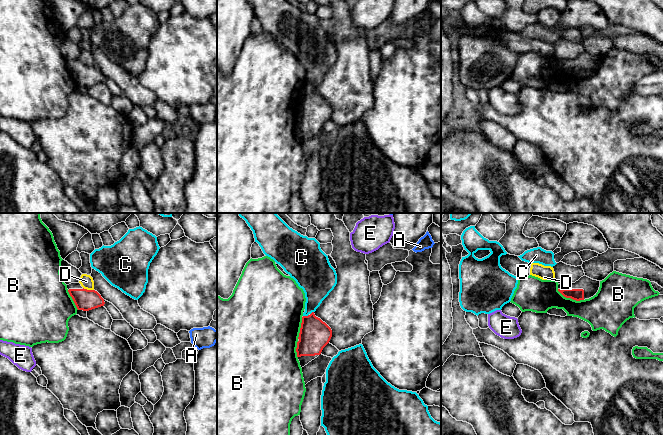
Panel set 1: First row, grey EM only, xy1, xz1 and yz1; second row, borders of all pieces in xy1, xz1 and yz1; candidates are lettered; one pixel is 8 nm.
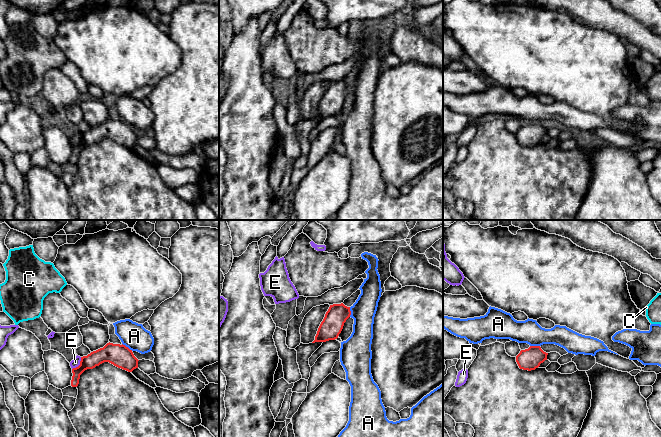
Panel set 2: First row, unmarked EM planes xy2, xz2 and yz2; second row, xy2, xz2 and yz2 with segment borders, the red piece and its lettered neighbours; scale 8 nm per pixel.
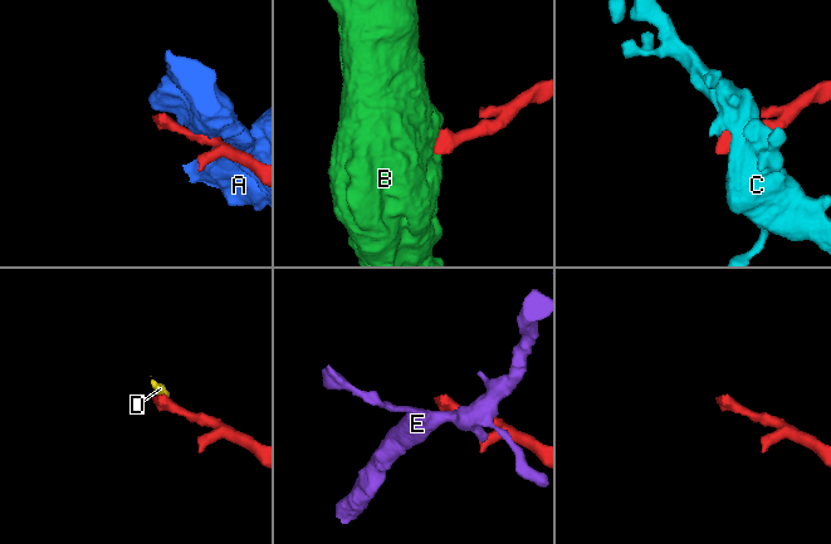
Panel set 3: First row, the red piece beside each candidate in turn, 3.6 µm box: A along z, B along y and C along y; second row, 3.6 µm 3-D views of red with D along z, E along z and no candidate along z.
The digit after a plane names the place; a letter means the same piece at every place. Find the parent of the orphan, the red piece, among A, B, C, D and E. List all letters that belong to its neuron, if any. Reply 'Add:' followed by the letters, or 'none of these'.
Add: C

